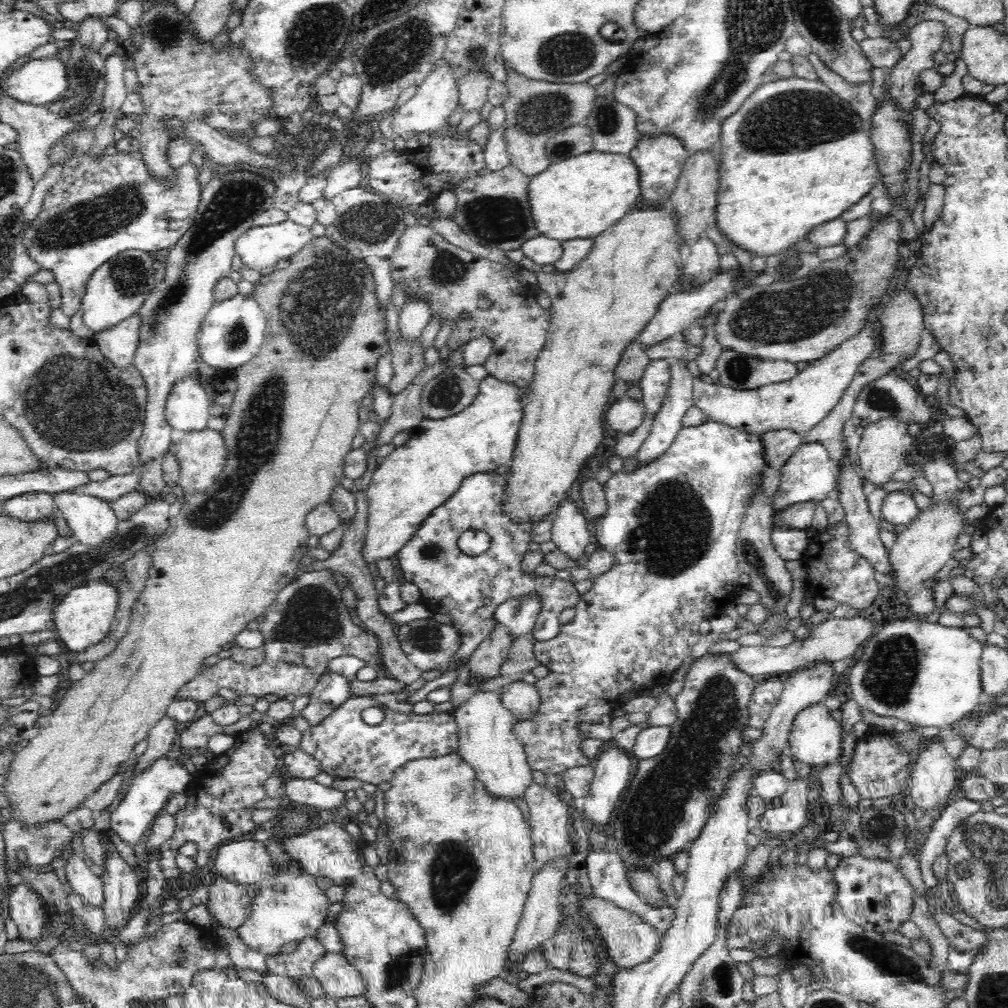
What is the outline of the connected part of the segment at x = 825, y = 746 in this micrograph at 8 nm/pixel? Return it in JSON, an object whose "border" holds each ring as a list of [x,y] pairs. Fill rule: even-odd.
{"border":[[[814,704],[806,710],[802,710],[796,720],[794,726],[790,730],[787,742],[791,746],[791,752],[794,760],[808,764],[814,771],[820,771],[820,775],[830,765],[834,764],[842,754],[843,726],[836,720],[829,710],[821,704]]]}

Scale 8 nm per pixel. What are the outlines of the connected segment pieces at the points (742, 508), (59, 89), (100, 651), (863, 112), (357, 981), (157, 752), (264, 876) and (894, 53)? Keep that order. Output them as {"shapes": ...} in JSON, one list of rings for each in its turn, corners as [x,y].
{"shapes":[[[[710,419],[698,426],[683,426],[676,435],[674,442],[668,447],[656,462],[650,462],[648,466],[639,466],[631,472],[620,470],[618,474],[612,474],[608,481],[603,485],[605,490],[605,498],[607,499],[608,511],[603,518],[595,521],[596,541],[599,547],[608,551],[615,562],[612,568],[600,577],[593,579],[593,584],[586,594],[581,595],[580,600],[575,606],[575,617],[572,622],[561,626],[560,633],[556,638],[550,641],[538,641],[534,646],[534,652],[539,664],[546,666],[549,670],[548,674],[535,682],[535,687],[539,692],[540,708],[538,708],[538,716],[534,720],[516,720],[514,731],[522,743],[524,743],[532,771],[542,771],[548,777],[555,778],[564,771],[574,768],[575,766],[586,766],[588,763],[594,763],[592,760],[582,753],[580,744],[583,741],[575,724],[578,721],[588,721],[598,723],[602,720],[602,716],[607,716],[609,706],[618,702],[620,694],[634,690],[651,691],[658,685],[669,684],[672,675],[689,660],[692,647],[694,647],[701,638],[700,623],[704,619],[711,619],[722,612],[722,608],[726,605],[734,603],[732,601],[732,592],[740,586],[742,572],[738,565],[738,557],[736,557],[736,547],[738,542],[738,534],[741,530],[741,523],[747,518],[747,511],[751,508],[753,499],[759,494],[764,486],[764,474],[769,468],[766,461],[766,453],[764,453],[764,443],[762,443],[762,435],[758,435],[756,431],[748,431],[744,427],[734,427],[728,423]]],[[[61,55],[30,58],[20,68],[12,68],[1,86],[8,96],[26,104],[48,106],[58,101],[70,86]]],[[[154,543],[123,563],[120,580],[117,580],[119,605],[117,606],[110,632],[108,632],[108,636],[102,642],[78,651],[78,663],[94,662],[96,659],[104,658],[104,655],[107,655],[114,647],[118,646],[118,642],[128,632],[133,606],[137,603],[144,586],[146,586],[145,580],[148,576],[148,570],[150,570],[150,560],[152,560],[150,559],[150,554],[154,550],[153,546]]],[[[828,68],[824,72],[816,72],[816,75],[834,94],[853,106],[853,109],[858,113],[860,122],[863,124],[863,129],[870,135],[870,132],[872,132],[872,118],[876,114],[877,106],[877,100],[871,93],[873,81],[862,87],[854,87],[842,81],[842,77],[834,74]]],[[[328,951],[315,965],[314,976],[320,982],[326,997],[337,999],[365,996],[367,981],[342,954]]],[[[164,715],[154,724],[147,736],[147,749],[137,758],[134,764],[136,767],[134,768],[134,776],[144,772],[144,768],[151,765],[156,758],[170,752],[174,740],[178,738],[176,724],[178,724],[178,721],[168,717],[168,715]]],[[[232,839],[222,843],[214,858],[217,878],[235,883],[256,883],[258,896],[249,915],[235,929],[238,938],[250,949],[272,956],[282,952],[290,942],[299,943],[310,935],[318,934],[318,928],[328,921],[326,910],[330,905],[325,890],[316,885],[316,877],[306,872],[298,861],[287,870],[277,872],[277,866],[265,853],[263,842]]],[[[868,38],[859,43],[872,66],[882,69],[894,69],[903,60],[904,52],[899,42],[888,38]]]]}

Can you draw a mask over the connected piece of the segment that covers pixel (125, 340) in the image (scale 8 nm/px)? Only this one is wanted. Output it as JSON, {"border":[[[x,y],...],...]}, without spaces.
{"border":[[[132,313],[128,318],[117,322],[110,328],[93,333],[95,342],[104,357],[118,367],[132,364],[139,345],[142,315]]]}

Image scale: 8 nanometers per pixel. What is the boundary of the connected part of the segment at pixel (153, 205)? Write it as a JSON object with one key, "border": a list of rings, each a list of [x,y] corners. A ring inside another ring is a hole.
{"border":[[[111,151],[102,160],[94,163],[86,153],[73,155],[59,179],[46,193],[38,218],[24,234],[28,255],[42,265],[43,269],[56,273],[56,283],[60,286],[62,298],[61,309],[69,318],[80,310],[86,294],[86,283],[100,263],[112,259],[123,250],[140,249],[154,255],[155,250],[170,249],[188,227],[192,226],[201,199],[198,166],[186,162],[184,166],[174,168],[175,175],[167,179],[154,177],[148,170],[149,167],[140,151],[127,154]]]}

